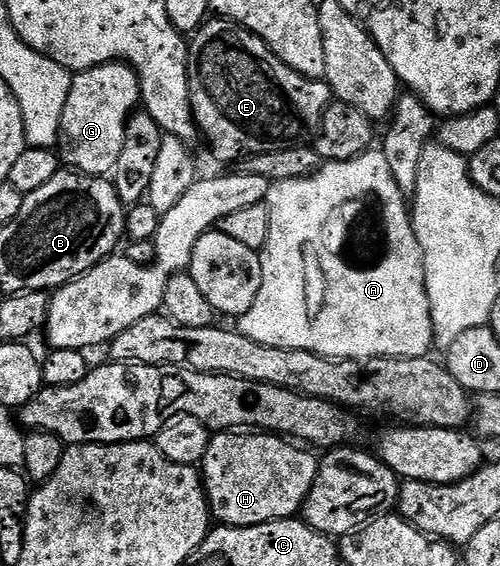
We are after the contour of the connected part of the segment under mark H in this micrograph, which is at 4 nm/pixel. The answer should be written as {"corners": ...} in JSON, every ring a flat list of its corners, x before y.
{"corners":[[221,430,210,435,207,454,199,465,212,519,230,528,246,528,296,517,315,482,318,457,313,457,308,447,283,436,241,434]]}

